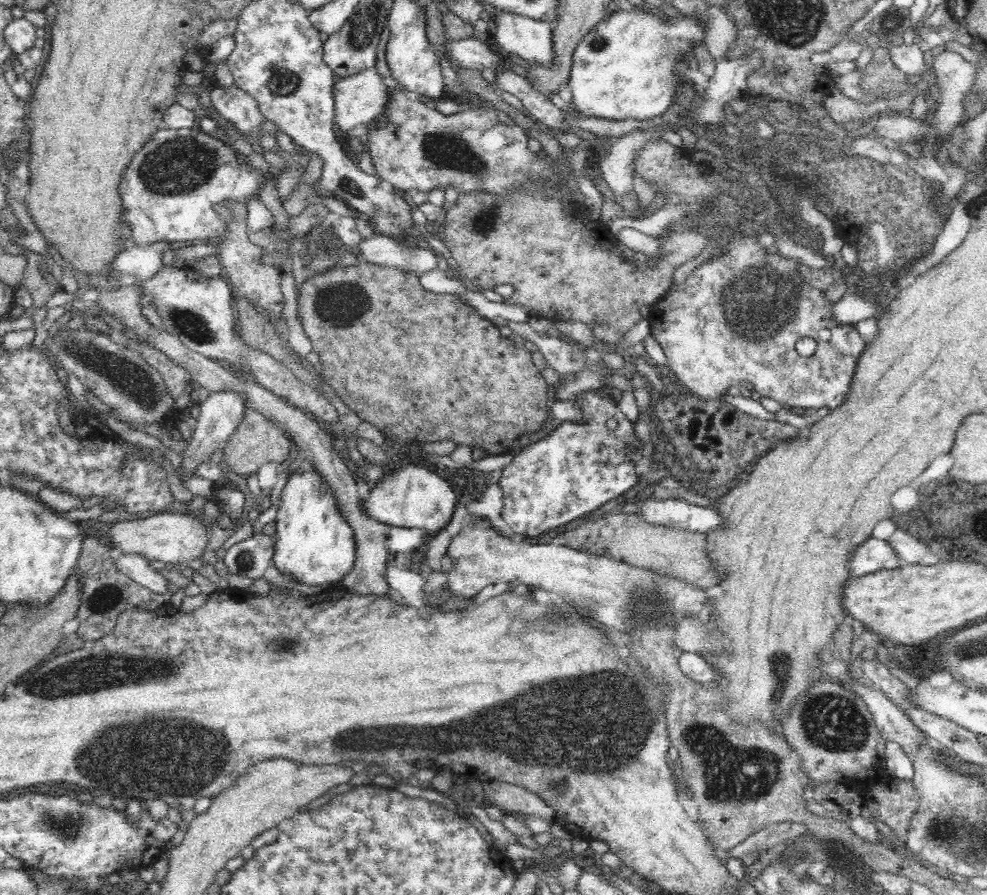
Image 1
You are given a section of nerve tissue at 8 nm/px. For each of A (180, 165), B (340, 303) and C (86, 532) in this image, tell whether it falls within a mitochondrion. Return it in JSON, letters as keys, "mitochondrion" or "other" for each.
{"A":"mitochondrion","B":"mitochondrion","C":"other"}

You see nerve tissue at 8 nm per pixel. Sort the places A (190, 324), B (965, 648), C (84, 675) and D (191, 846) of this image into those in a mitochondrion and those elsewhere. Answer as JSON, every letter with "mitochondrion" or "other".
{"A":"mitochondrion","B":"mitochondrion","C":"mitochondrion","D":"other"}

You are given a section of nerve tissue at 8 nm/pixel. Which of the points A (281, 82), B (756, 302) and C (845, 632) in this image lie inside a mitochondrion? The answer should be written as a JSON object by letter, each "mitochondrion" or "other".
{"A":"mitochondrion","B":"mitochondrion","C":"other"}

